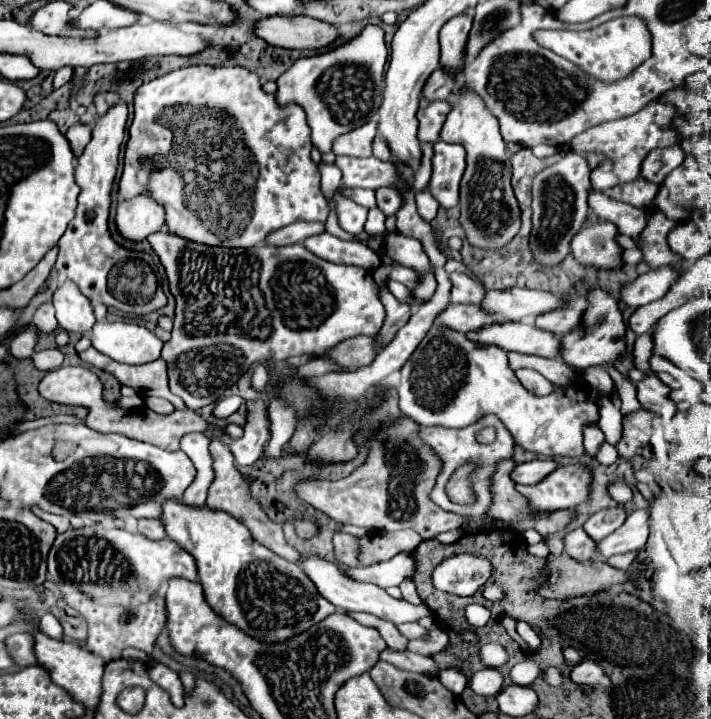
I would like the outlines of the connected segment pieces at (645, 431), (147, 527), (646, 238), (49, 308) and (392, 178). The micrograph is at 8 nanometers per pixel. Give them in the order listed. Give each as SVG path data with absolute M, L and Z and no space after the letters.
M644 408L630 412L624 416L624 426L622 426L622 440L616 444L616 450L622 458L632 460L638 450L648 444L652 436L652 426L654 426L656 414L648 412Z
M140 520L138 522L138 532L148 536L148 538L152 538L152 540L166 538L166 532L164 532L160 520Z
M648 210L646 218L648 218L648 224L640 236L642 242L646 242L646 248L642 250L645 262L651 269L666 265L678 268L681 273L684 273L686 262L670 250L667 242L667 236L676 226L676 220L670 220L660 210Z
M44 302L36 314L34 314L34 324L38 326L38 330L42 332L56 332L58 328L58 322L56 322L56 316L54 316L54 306L50 302Z
M336 158L336 166L342 170L342 184L350 188L382 188L398 182L398 170L392 162L370 158Z

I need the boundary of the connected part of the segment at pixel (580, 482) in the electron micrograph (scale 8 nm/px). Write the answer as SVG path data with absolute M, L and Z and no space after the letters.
M580 464L562 466L548 478L534 486L516 484L516 490L530 500L532 510L552 512L564 508L576 508L588 498L588 486L592 482L590 470Z

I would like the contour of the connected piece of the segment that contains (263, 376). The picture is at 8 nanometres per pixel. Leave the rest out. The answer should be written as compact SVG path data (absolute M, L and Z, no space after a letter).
M256 364L254 374L252 374L252 378L250 378L250 386L252 386L256 392L260 392L260 390L266 388L266 384L268 384L268 372L266 372L266 368L264 368L262 364Z

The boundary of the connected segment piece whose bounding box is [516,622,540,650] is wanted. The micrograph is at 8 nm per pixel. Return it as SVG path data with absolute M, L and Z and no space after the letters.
M516 622L516 632L518 632L518 636L530 646L530 648L538 648L540 646L540 638L538 638L538 634L532 630L532 626L530 624L526 624L526 622Z

